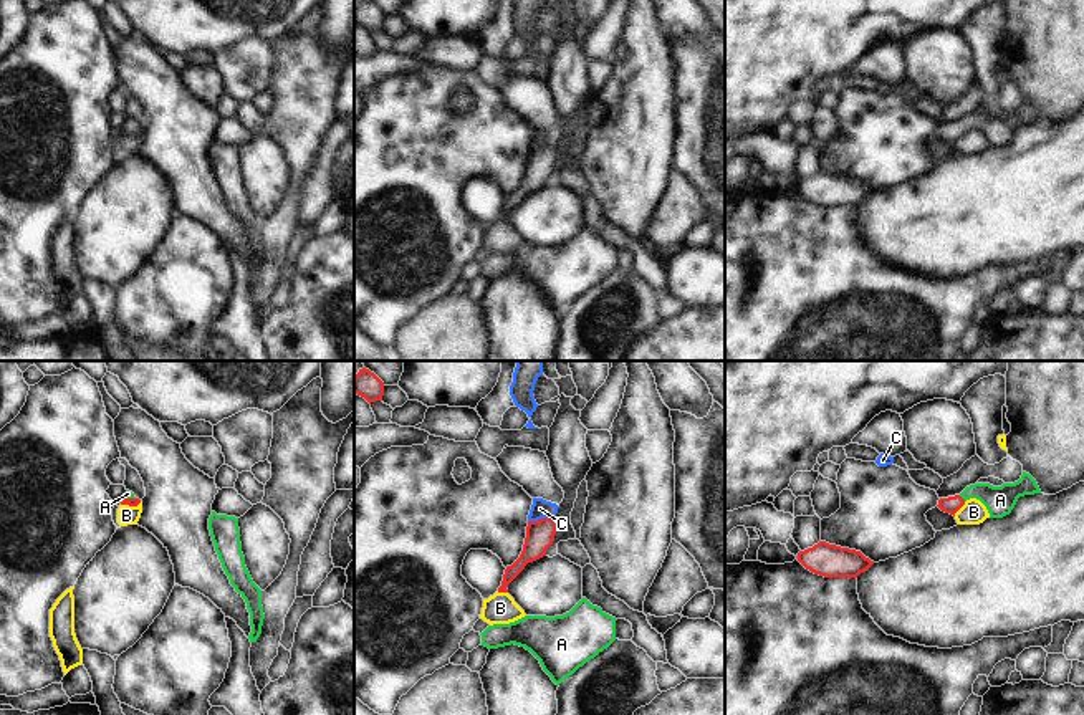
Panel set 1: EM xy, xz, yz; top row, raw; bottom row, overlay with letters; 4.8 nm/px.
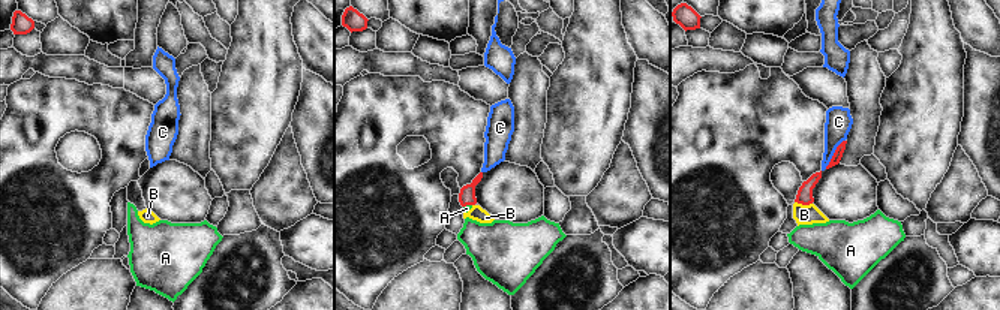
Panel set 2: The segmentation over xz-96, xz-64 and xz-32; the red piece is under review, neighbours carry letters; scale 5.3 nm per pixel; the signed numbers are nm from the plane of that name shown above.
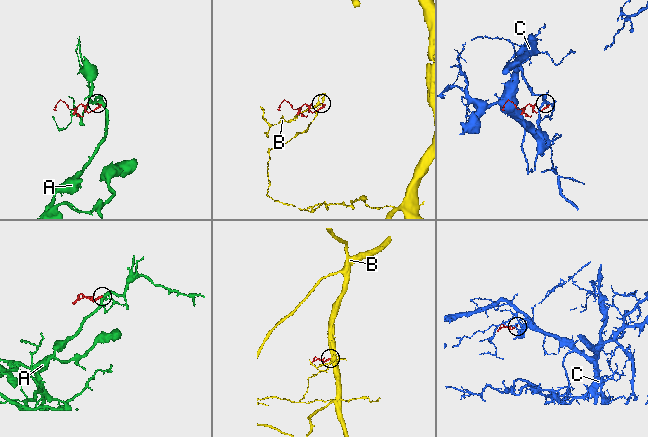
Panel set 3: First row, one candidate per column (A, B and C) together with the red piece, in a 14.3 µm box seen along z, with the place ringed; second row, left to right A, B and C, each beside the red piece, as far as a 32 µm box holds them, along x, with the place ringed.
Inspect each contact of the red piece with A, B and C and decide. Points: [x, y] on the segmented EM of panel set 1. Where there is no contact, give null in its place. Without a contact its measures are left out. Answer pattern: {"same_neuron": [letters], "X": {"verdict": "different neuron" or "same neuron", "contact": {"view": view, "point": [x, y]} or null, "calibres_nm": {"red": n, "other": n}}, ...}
{"same_neuron": ["A"], "A": {"verdict": "same neuron", "contact": {"view": "yz", "point": [960, 497]}, "calibres_nm": {"red": 80, "other": 140}}, "B": {"verdict": "different neuron", "contact": {"view": "yz", "point": [960, 507]}, "calibres_nm": {"red": 80, "other": 120}}, "C": {"verdict": "different neuron", "contact": {"view": "xz", "point": [540, 520]}, "calibres_nm": {"red": 140, "other": 90}}}

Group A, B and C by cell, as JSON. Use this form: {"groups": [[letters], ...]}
{"groups": [["A"], ["B"], ["C"]]}

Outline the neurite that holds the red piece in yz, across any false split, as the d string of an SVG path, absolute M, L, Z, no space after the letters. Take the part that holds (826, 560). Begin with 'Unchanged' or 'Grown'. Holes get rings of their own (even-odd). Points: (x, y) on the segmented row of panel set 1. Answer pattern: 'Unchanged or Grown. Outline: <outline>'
Unchanged. Outline: M826 541L799 551L796 558L806 569L824 578L857 578L874 564L861 551Z

